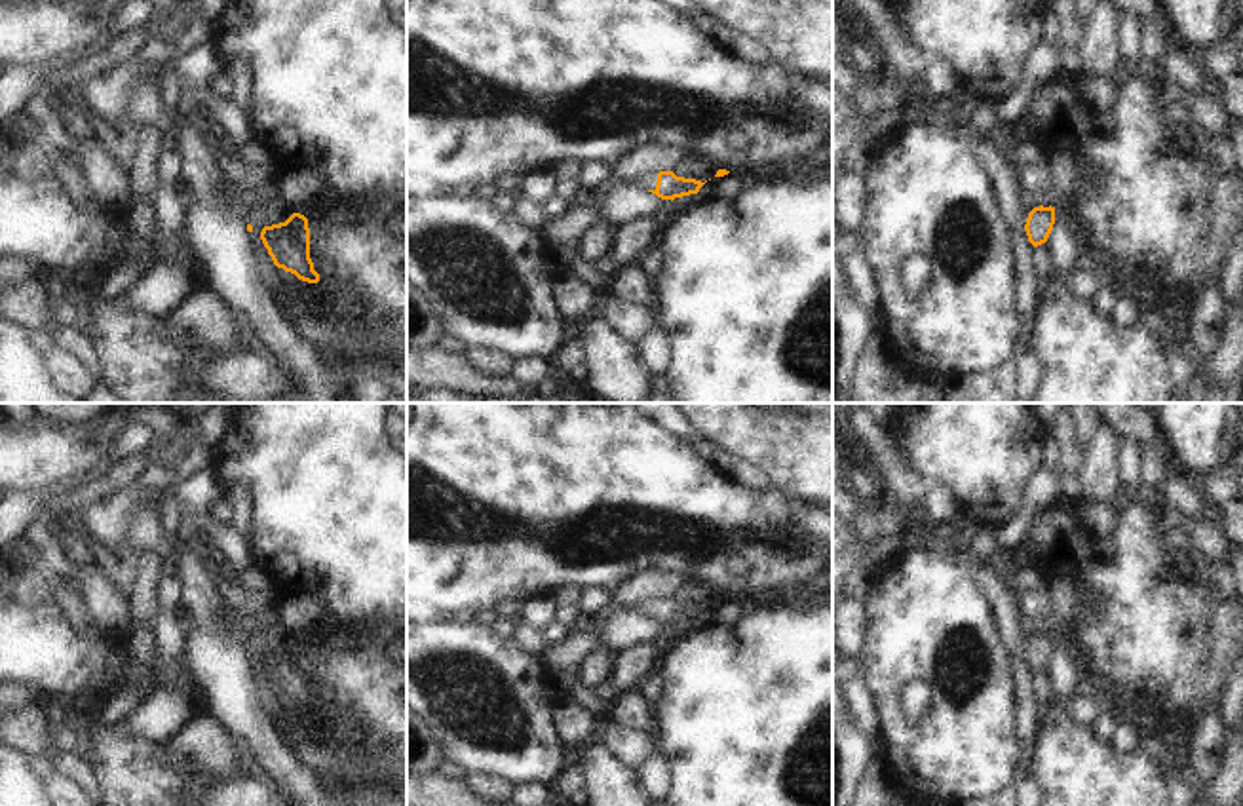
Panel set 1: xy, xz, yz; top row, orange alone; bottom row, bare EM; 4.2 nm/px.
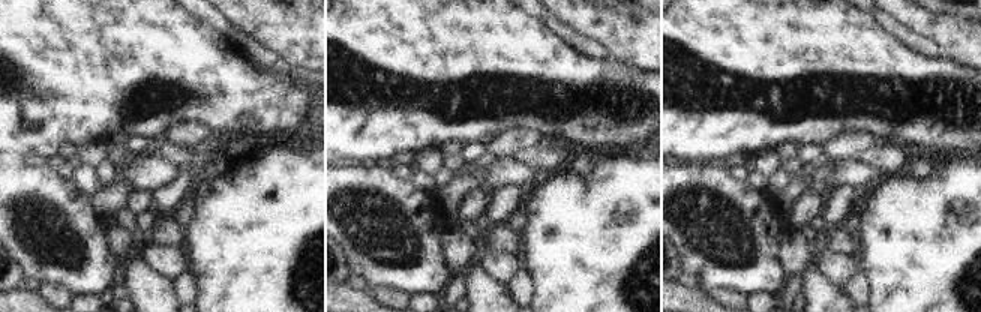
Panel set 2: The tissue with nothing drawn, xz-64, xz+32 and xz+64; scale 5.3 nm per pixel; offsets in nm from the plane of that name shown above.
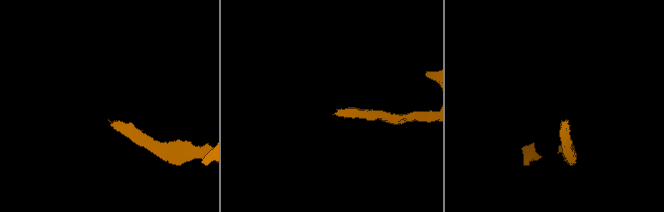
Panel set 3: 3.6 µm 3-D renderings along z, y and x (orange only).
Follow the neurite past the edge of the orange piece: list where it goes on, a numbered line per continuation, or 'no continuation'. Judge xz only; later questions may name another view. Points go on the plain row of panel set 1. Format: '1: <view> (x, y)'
1: xz (649, 607).

